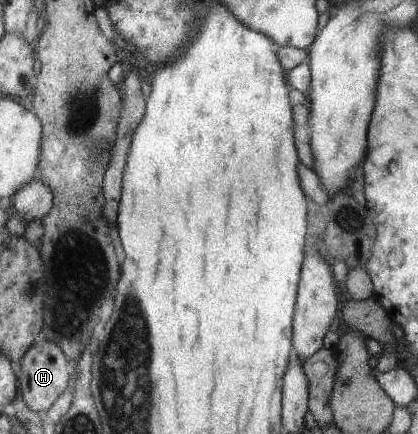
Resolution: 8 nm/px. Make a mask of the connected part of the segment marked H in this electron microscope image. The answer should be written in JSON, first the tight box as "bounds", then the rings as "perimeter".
{"bounds":[17,340,71,413],"perimeter":[[[45,340],[42,345],[33,345],[31,349],[24,354],[20,363],[20,377],[17,379],[17,387],[22,393],[22,399],[28,409],[41,413],[49,410],[54,402],[65,392],[69,386],[69,373],[71,365],[58,349],[58,345]]]}

